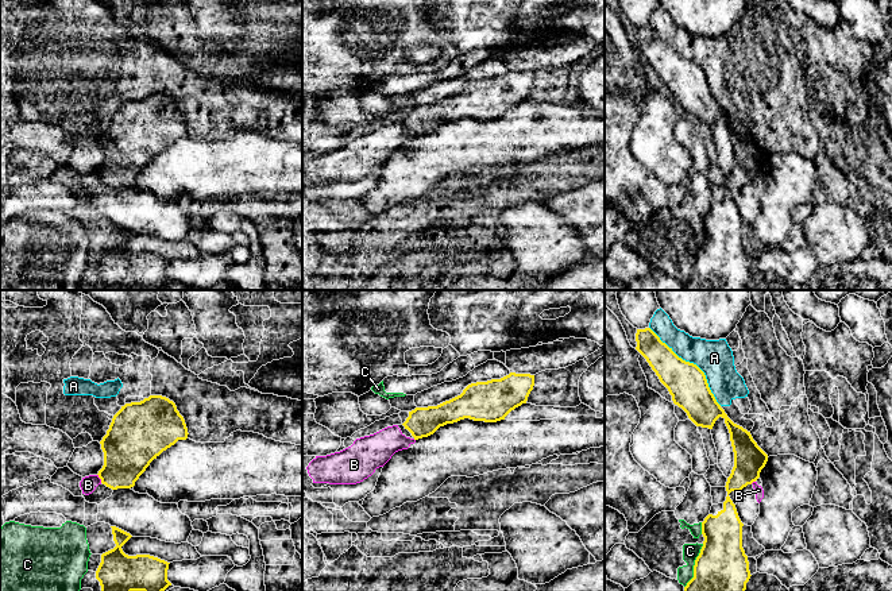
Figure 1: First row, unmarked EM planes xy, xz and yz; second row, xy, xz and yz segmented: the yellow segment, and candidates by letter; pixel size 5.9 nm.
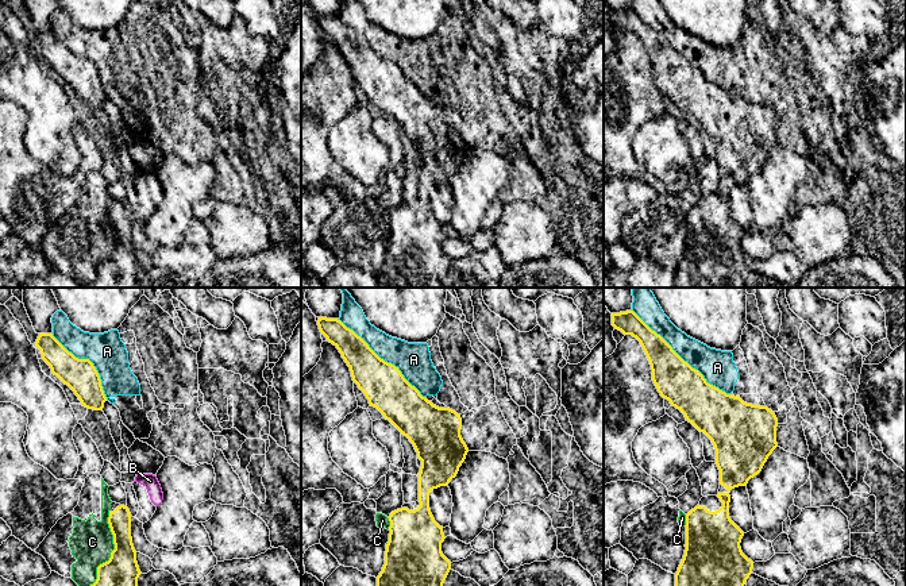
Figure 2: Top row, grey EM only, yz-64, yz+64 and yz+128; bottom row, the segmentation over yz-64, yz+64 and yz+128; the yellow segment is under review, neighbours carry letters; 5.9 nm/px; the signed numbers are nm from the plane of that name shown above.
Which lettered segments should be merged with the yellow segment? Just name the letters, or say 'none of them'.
none of them

